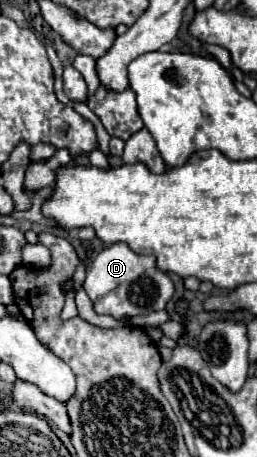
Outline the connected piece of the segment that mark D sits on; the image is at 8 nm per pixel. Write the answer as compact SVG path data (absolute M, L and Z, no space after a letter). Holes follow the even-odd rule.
M127 244L107 246L87 266L87 280L83 284L97 314L109 314L113 318L141 316L155 310L163 310L173 296L171 278L155 264L155 256L141 256ZM131 288L131 294L129 294Z

